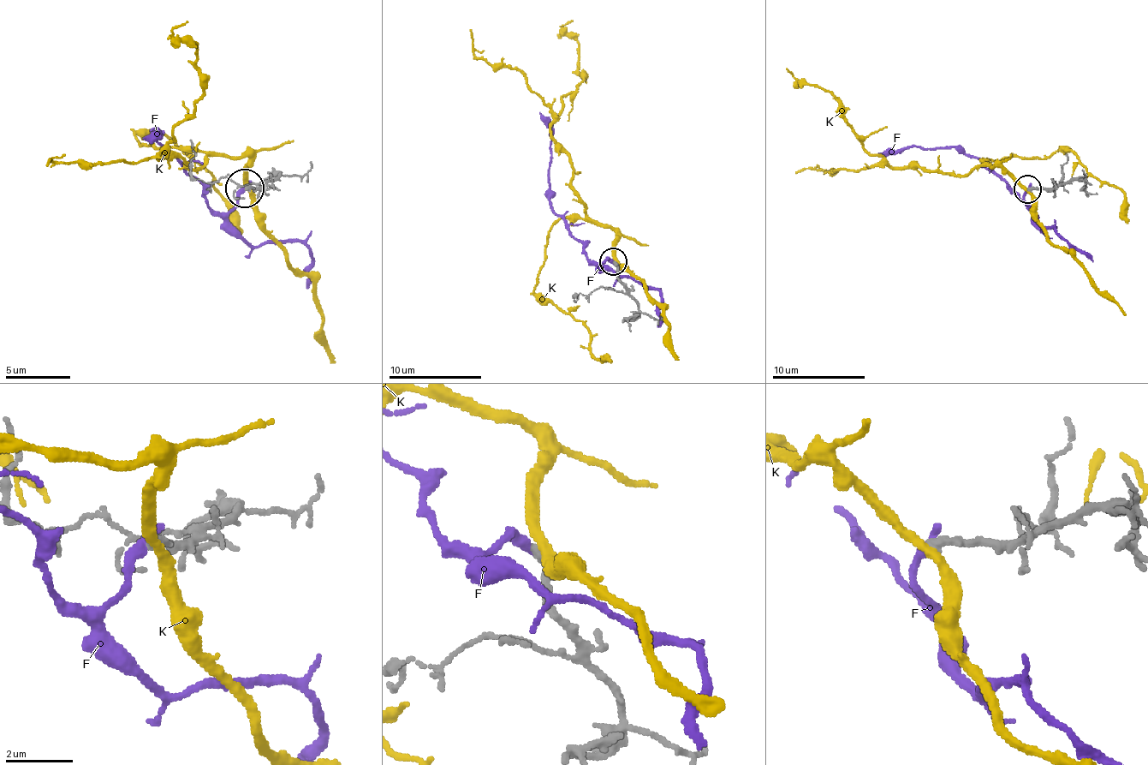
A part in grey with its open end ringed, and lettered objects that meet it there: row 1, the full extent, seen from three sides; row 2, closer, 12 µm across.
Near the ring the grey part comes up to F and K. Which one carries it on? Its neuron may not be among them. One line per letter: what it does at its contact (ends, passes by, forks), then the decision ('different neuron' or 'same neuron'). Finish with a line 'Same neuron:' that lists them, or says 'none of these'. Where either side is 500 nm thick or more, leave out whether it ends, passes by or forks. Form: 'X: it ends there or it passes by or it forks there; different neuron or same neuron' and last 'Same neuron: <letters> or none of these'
F: it ends there; different neuron
K: it passes by; different neuron
Same neuron: none of these

